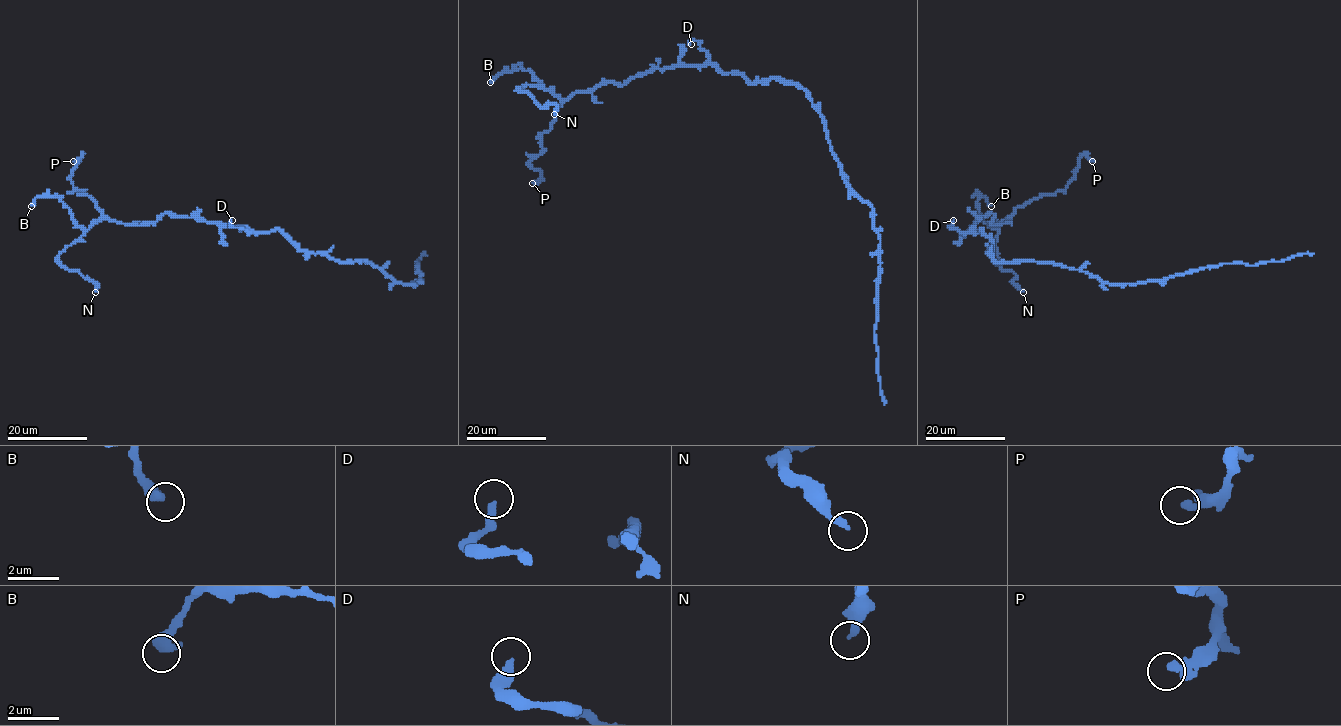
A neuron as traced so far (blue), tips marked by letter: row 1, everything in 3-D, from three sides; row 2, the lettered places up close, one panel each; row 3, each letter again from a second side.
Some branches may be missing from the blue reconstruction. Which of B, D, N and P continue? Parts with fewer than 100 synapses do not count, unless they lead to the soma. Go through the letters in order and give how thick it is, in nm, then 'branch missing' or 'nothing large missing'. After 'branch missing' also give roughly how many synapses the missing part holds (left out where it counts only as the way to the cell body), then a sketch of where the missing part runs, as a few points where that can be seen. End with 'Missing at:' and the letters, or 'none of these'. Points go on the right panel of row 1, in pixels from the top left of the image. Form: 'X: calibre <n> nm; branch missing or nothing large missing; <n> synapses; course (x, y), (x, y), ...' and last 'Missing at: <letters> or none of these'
B: calibre 480 nm; nothing large missing
D: calibre 320 nm; nothing large missing
N: calibre 240 nm; nothing large missing
P: calibre 320 nm; nothing large missing
Missing at: none of these

